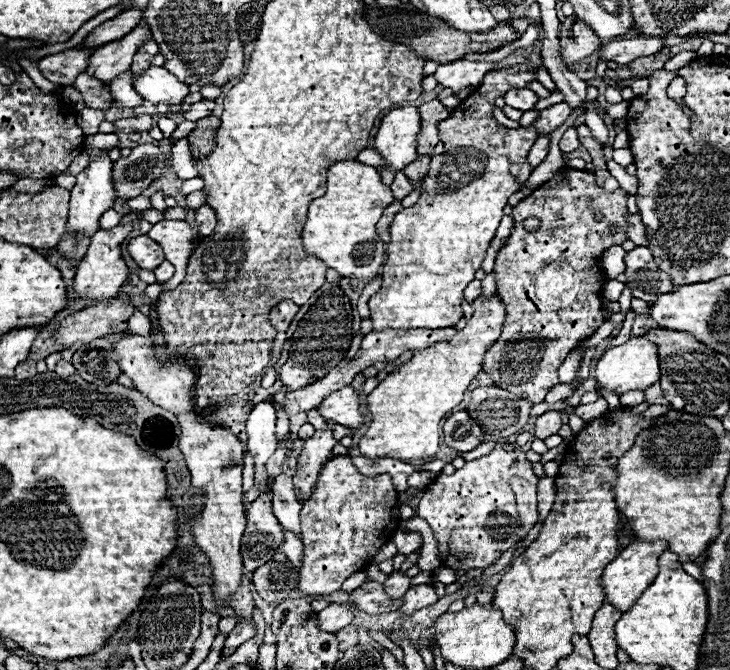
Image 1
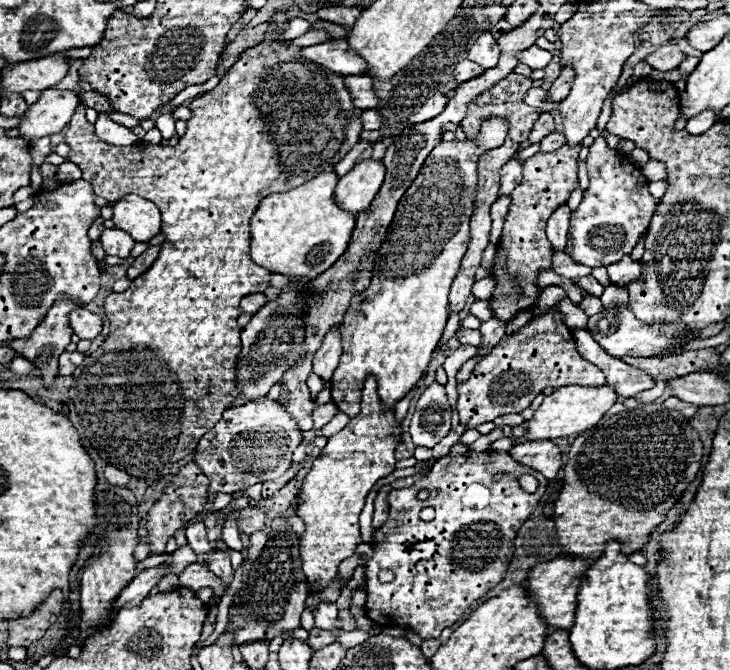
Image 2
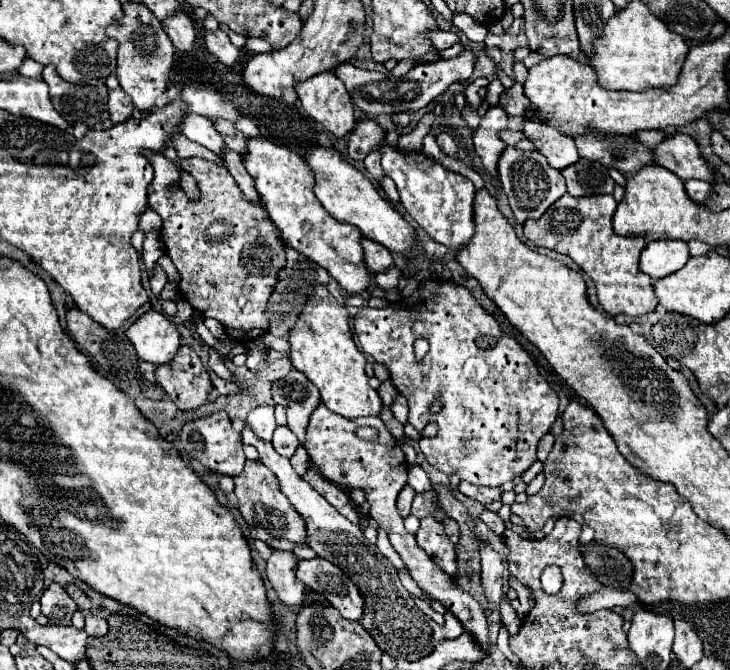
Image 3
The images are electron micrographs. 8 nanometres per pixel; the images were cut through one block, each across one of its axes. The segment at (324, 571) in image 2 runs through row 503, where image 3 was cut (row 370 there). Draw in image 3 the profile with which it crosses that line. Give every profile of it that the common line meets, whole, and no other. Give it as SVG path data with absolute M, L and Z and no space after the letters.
M326 286L314 288L314 294L306 302L302 316L292 328L290 360L296 370L304 372L306 378L316 384L316 388L322 394L322 402L326 404L328 410L348 420L354 420L360 416L380 416L382 398L368 384L368 376L364 372L366 358L354 344L348 308L340 304L328 292Z

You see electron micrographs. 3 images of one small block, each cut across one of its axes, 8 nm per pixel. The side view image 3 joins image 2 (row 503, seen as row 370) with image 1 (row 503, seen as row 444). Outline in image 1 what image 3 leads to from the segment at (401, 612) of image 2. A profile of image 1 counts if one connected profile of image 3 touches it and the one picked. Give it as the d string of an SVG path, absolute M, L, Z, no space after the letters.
M502 444L482 458L466 462L464 468L456 470L454 474L440 474L424 492L418 504L418 516L422 516L430 528L434 530L434 538L438 540L440 560L442 566L452 570L474 570L474 568L488 568L492 562L500 558L512 544L520 542L536 524L538 510L536 510L536 488L538 476L532 472L532 464L526 460L522 450L506 452Z

